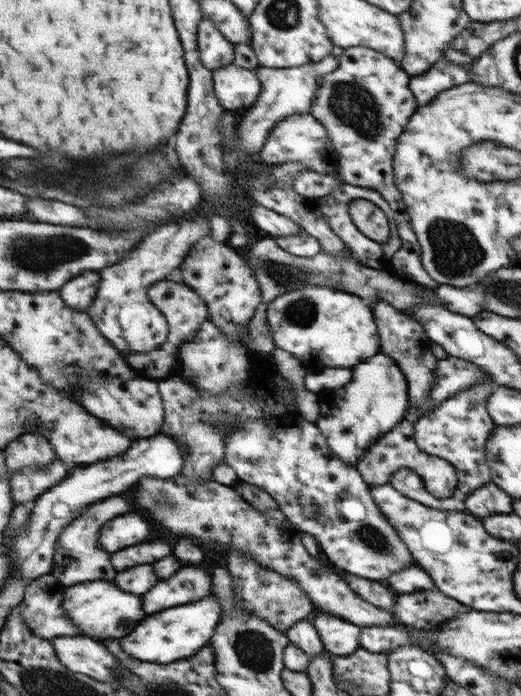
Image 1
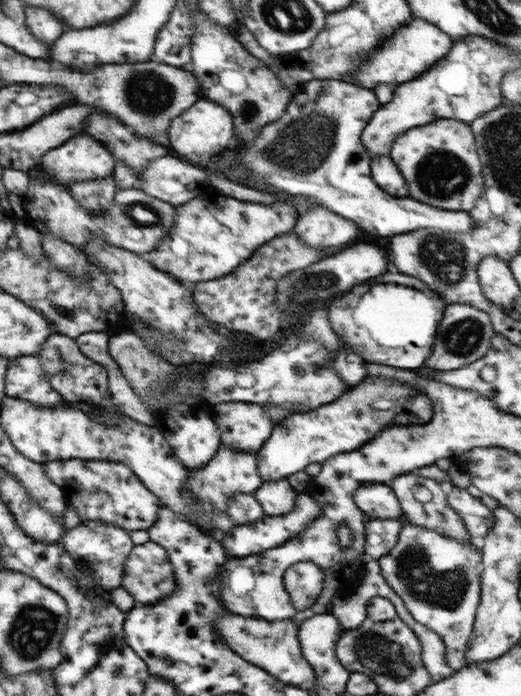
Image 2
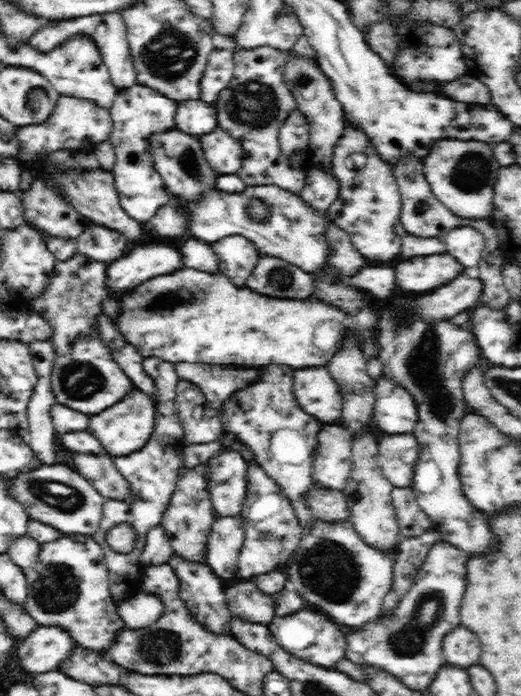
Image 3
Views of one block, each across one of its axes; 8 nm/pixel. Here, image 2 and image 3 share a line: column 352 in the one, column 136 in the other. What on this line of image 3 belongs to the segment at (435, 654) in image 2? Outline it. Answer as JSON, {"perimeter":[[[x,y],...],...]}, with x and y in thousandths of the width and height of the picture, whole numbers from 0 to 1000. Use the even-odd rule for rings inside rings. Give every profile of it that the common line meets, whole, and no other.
{"perimeter":[[[273,849],[244,864],[226,865],[228,885],[246,904],[280,902],[313,881],[313,865],[298,855]]]}

